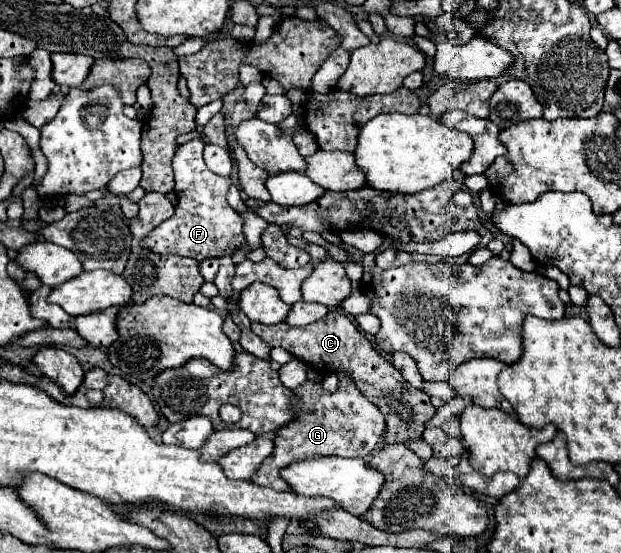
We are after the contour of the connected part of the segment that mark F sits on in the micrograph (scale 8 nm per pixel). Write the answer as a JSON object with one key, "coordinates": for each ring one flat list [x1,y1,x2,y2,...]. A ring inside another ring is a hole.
{"coordinates":[[197,126,196,130,200,133,200,137,197,140,191,140,179,146,179,150,175,152,173,156,173,170,175,170,175,194,177,194,177,208,175,208,175,214,167,220,167,222,161,222,155,230,151,230,145,238,143,238,143,248,155,252,155,254,175,254,175,256,189,256,189,258,195,258,197,262,201,260,207,260,207,258,221,258,225,254,231,254,235,252,237,248,241,248,247,240,245,240,245,234,243,234,243,218,227,204,227,190,231,186,231,180,229,178,223,178,223,176,217,176,213,174,209,168,205,165,203,160,203,150,205,146,205,140,203,135,203,127]]}

